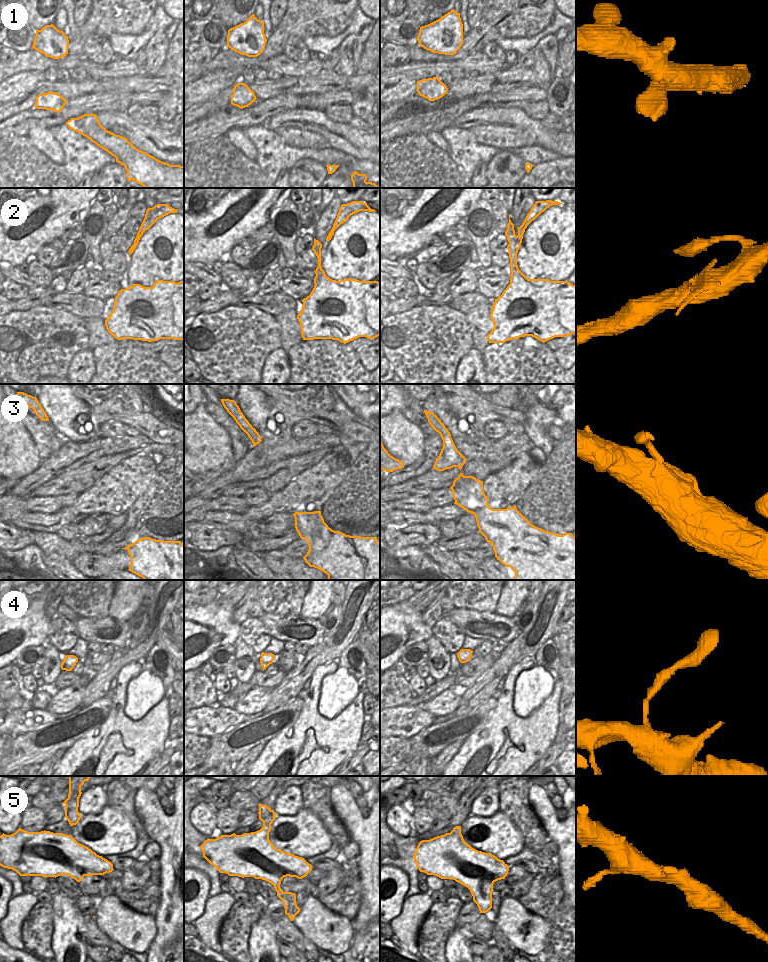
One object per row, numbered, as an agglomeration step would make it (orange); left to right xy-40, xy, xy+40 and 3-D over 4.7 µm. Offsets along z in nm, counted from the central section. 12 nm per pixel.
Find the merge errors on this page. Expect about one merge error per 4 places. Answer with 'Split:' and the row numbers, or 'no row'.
Split: no row

